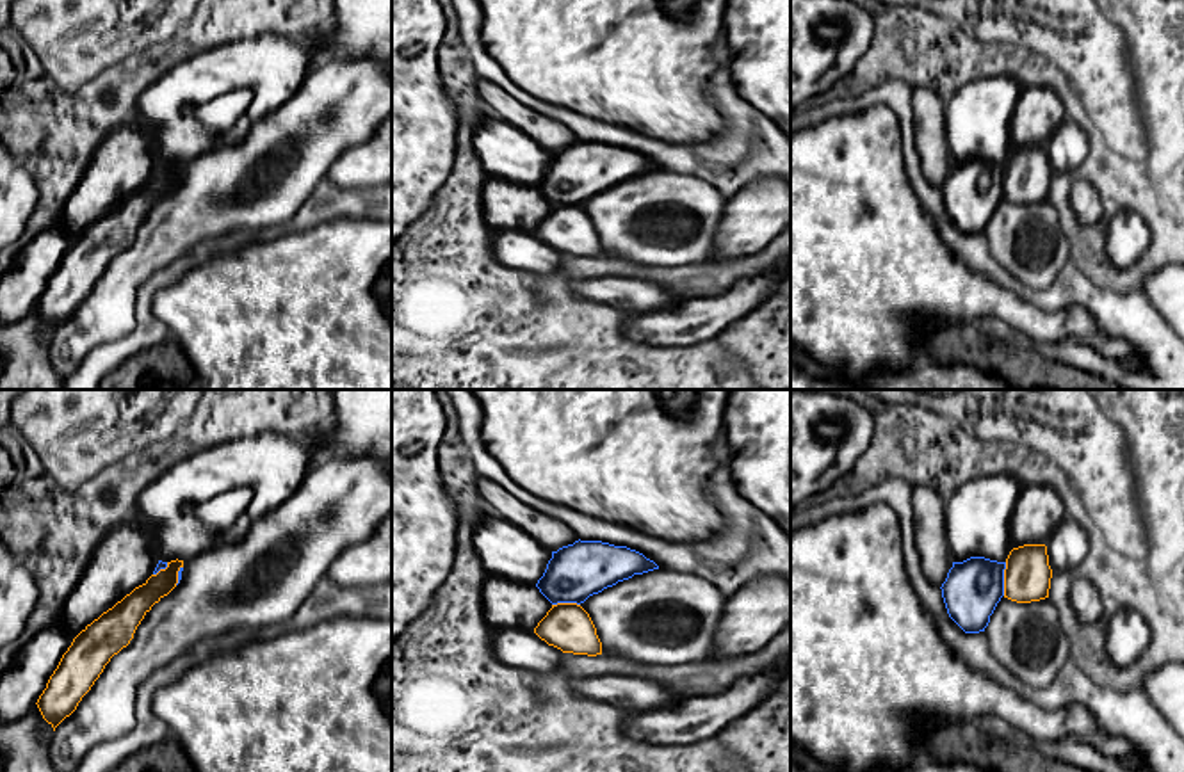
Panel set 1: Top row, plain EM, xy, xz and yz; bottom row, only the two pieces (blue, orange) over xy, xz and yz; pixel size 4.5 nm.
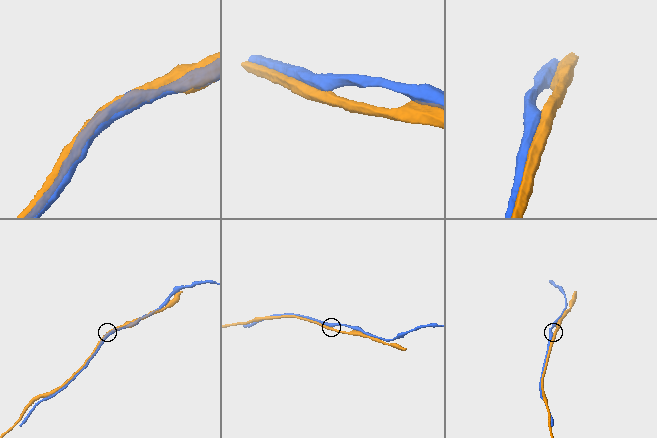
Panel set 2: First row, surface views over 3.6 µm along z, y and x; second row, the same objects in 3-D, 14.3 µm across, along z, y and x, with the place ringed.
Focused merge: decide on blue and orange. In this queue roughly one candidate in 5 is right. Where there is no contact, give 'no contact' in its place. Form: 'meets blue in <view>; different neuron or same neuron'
meets blue in yz; different neuron

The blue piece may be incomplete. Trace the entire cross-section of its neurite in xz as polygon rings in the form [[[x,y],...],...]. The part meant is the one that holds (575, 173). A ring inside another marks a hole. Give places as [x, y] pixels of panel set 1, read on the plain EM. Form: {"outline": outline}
{"outline": [[[579,141],[552,153],[536,189],[552,206],[580,206],[618,183],[653,171],[659,171],[659,167],[636,151]]]}

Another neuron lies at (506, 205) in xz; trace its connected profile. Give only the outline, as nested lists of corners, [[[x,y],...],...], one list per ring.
[[[490,176],[483,187],[483,212],[491,229],[513,228],[534,235],[534,229],[550,210],[552,205],[536,187],[495,176]]]

